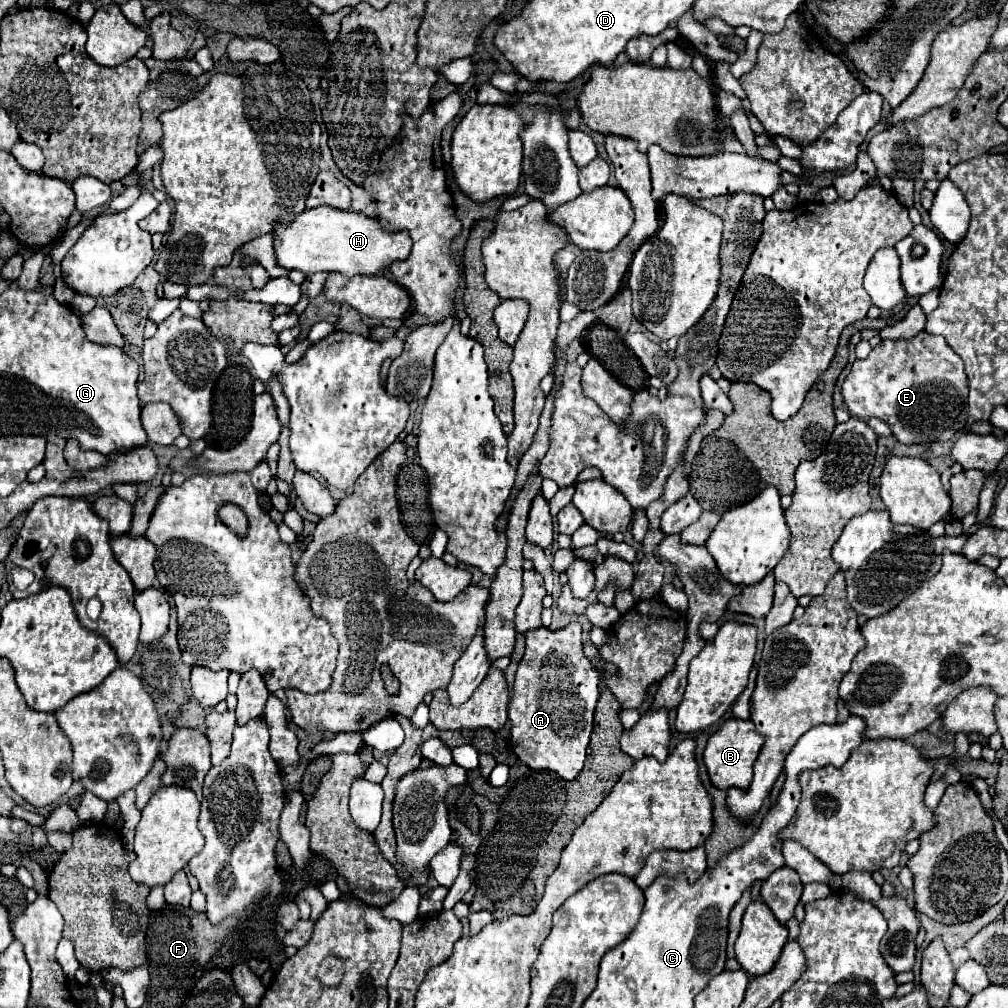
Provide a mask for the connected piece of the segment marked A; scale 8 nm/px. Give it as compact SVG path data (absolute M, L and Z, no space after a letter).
M578 622L556 632L544 626L528 630L526 652L518 664L514 696L508 704L508 718L512 720L510 746L518 760L532 770L552 770L564 780L574 780L584 766L594 708L600 696L598 672L594 672L582 648Z

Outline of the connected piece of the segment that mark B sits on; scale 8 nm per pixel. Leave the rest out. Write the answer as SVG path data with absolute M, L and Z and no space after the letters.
M726 720L710 738L704 750L704 764L708 768L708 776L712 784L720 790L728 790L732 786L746 788L752 782L752 764L760 752L762 736L754 730L752 720Z

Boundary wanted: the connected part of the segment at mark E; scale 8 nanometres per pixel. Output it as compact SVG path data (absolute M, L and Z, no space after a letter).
M920 332L910 340L882 340L866 360L856 360L842 382L850 416L880 418L902 444L954 440L968 422L968 378L964 362L942 336Z

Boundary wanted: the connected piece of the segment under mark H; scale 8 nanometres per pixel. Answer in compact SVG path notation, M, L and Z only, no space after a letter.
M318 206L312 210L304 210L294 216L292 222L274 222L274 254L278 266L286 270L300 270L304 274L316 272L338 272L346 278L356 274L380 274L394 260L404 260L410 252L410 236L408 232L386 232L372 218L336 210L330 206Z

